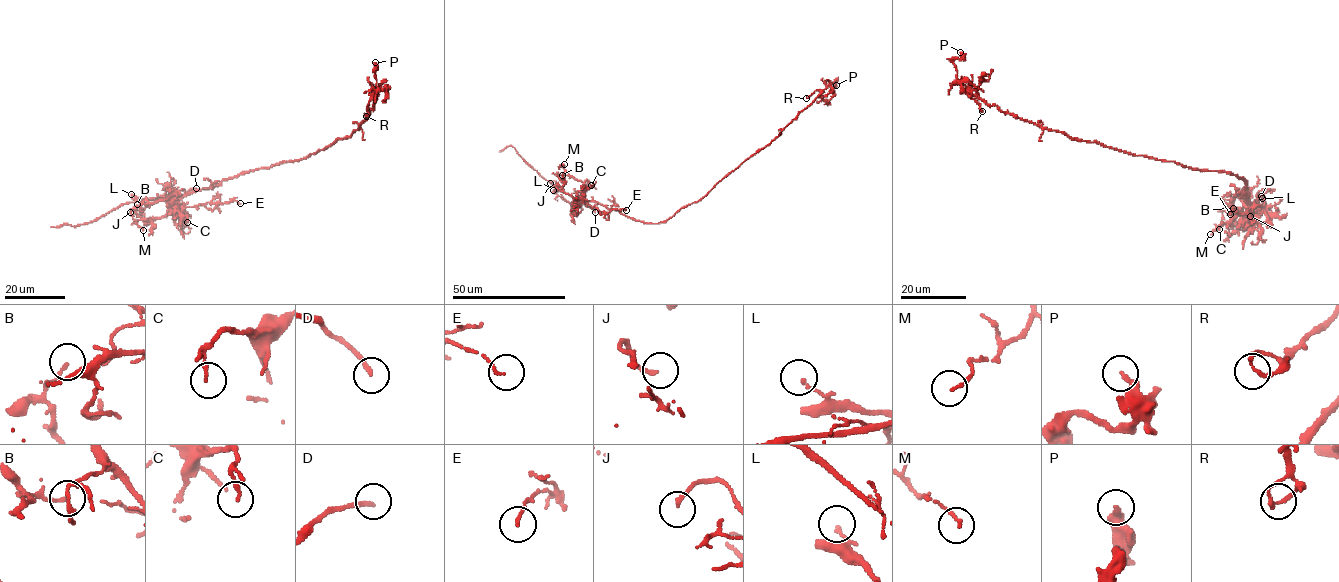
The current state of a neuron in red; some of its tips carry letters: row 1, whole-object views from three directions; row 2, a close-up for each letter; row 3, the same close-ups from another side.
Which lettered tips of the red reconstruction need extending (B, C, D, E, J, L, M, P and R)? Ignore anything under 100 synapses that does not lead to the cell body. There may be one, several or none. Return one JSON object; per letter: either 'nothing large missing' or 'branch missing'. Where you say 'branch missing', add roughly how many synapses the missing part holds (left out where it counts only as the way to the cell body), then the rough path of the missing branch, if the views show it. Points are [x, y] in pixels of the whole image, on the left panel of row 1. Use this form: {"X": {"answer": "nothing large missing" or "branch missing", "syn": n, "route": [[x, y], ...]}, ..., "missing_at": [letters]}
{"B": {"answer": "nothing large missing"}, "C": {"answer": "nothing large missing"}, "D": {"answer": "nothing large missing"}, "E": {"answer": "nothing large missing"}, "J": {"answer": "nothing large missing"}, "L": {"answer": "nothing large missing"}, "M": {"answer": "nothing large missing"}, "P": {"answer": "nothing large missing"}, "R": {"answer": "nothing large missing"}, "missing_at": []}

